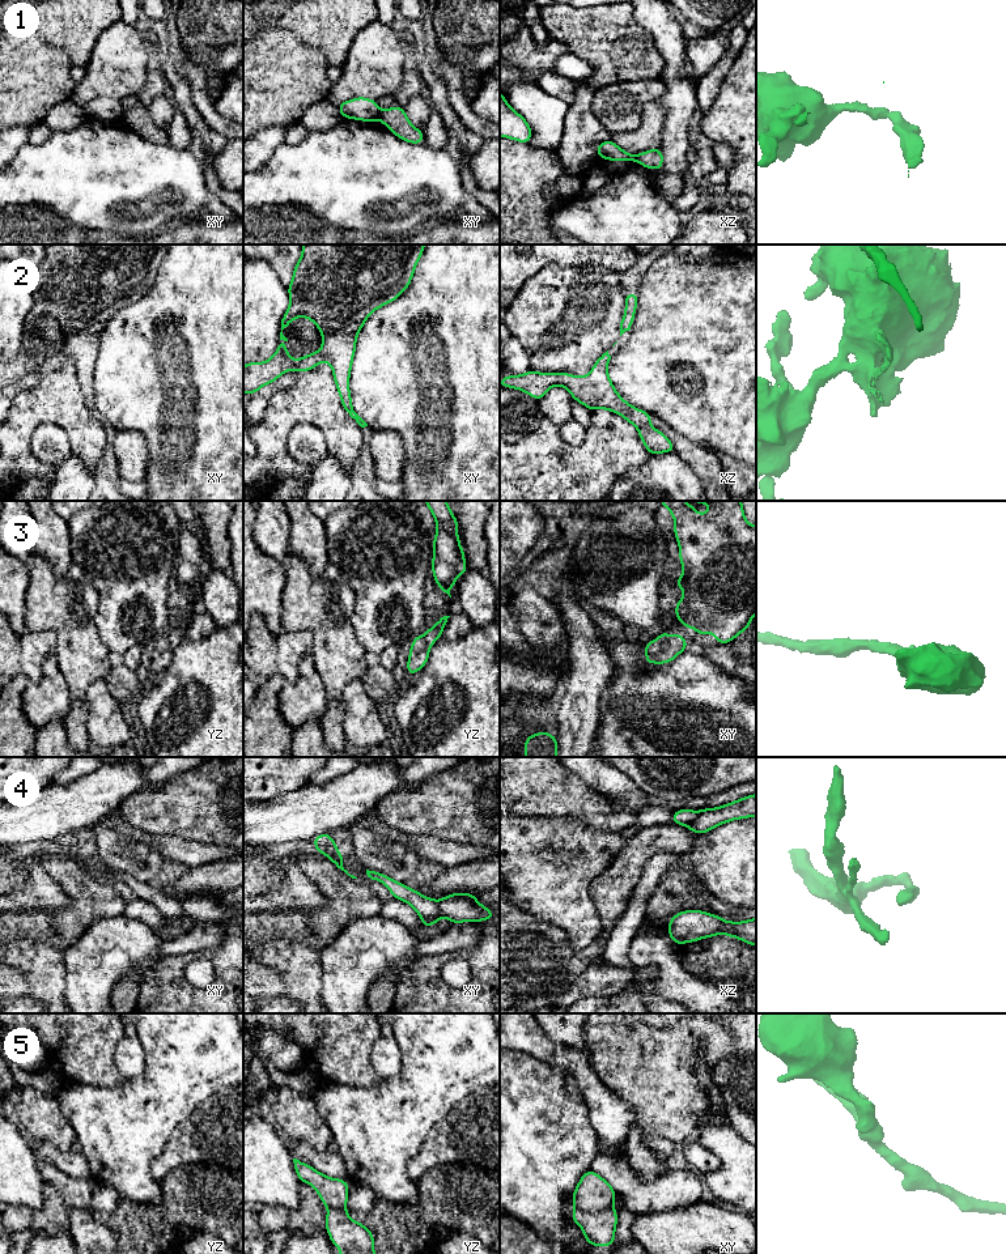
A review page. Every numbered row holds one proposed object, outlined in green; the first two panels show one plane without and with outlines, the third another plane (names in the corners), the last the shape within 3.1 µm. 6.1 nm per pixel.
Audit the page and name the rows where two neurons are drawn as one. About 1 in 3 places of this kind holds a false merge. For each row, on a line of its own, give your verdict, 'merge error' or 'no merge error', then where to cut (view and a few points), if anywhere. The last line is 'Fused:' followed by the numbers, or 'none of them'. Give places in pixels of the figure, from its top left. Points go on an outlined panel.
1: merge error | xy (381, 111), (378, 117)
2: no merge error | no cut
3: no merge error | no cut
4: merge error | xy (438, 902), (437, 914), (421, 918)
5: merge error | xy (611, 1206), (603, 1210), (577, 1210)
Fused: 1, 4, 5

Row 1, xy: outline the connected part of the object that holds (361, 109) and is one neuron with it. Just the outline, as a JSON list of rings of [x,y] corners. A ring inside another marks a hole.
[[[364,97],[341,102],[336,109],[343,118],[364,122],[377,120],[381,114],[377,101]]]

